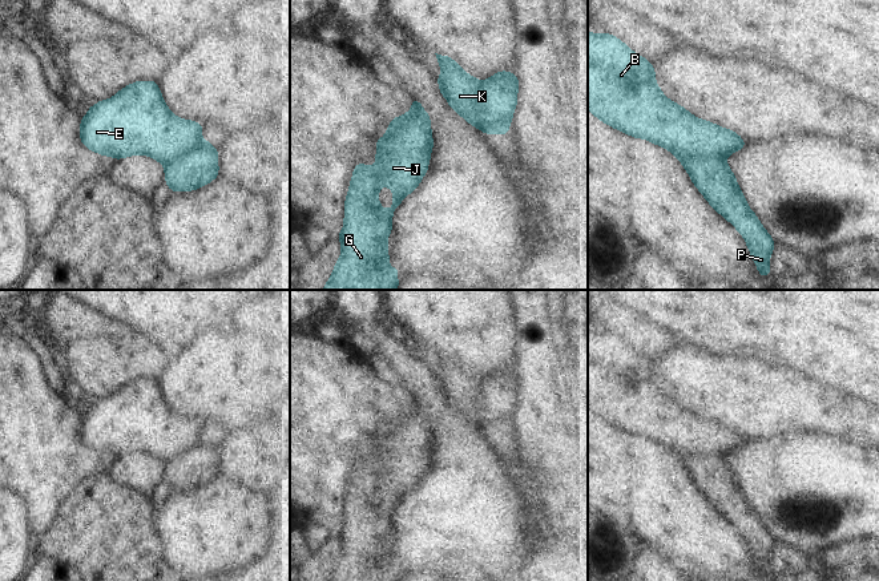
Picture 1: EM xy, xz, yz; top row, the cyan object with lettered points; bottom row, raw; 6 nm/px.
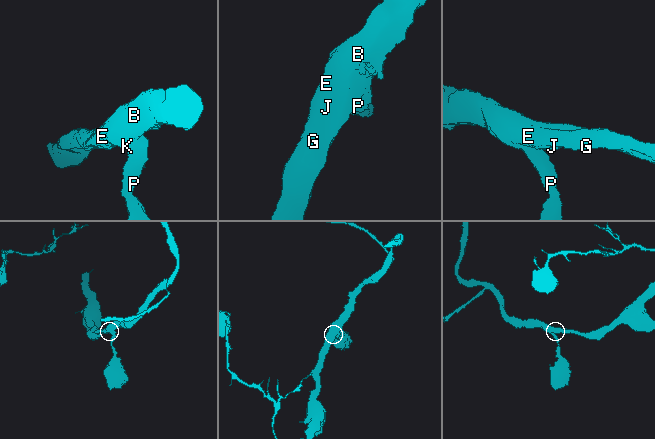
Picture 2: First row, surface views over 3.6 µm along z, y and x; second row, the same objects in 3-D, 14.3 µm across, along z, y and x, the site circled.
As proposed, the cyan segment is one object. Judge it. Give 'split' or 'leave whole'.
split

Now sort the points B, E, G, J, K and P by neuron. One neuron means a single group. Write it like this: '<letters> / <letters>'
B E G J K / P

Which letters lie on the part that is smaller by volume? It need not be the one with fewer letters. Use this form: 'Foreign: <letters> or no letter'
Foreign: P.

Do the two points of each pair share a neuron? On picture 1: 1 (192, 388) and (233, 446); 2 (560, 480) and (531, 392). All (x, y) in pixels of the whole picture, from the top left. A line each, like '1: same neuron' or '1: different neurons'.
1: different neurons
2: same neuron

